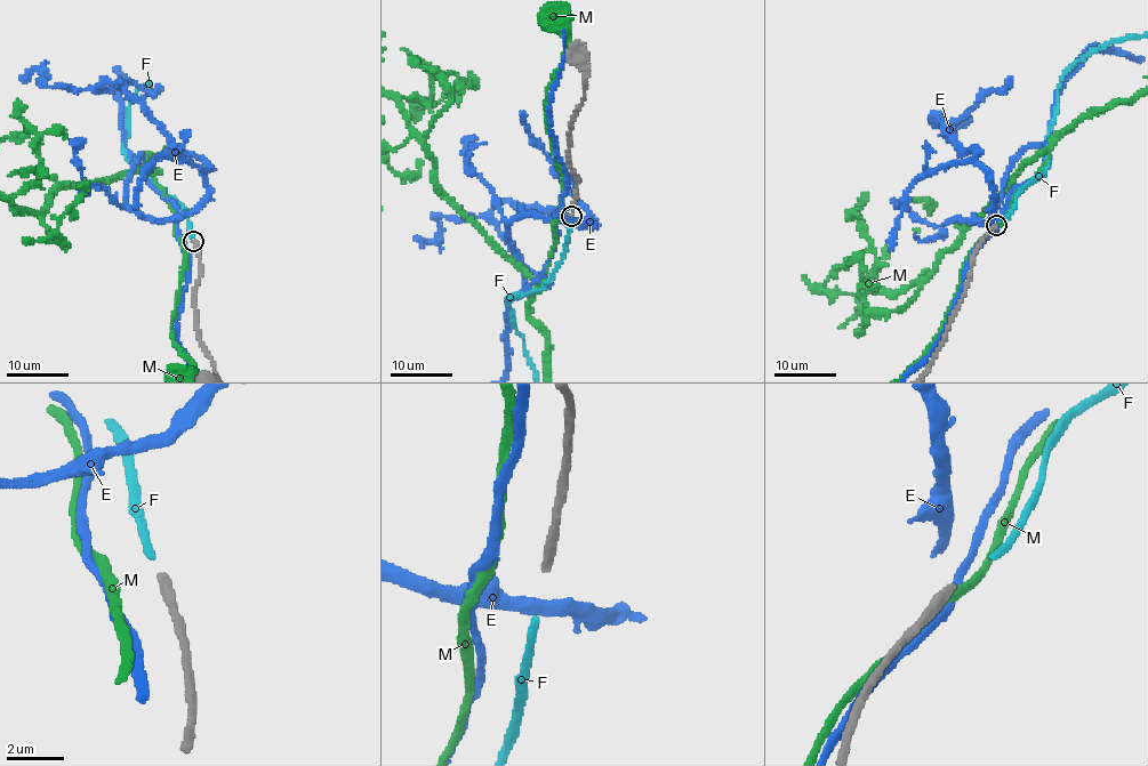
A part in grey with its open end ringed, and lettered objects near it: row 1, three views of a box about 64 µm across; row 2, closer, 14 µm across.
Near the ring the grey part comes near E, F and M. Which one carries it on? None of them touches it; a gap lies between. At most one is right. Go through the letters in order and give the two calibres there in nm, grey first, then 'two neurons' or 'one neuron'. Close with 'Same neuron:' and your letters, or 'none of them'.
E: 320/320 nm | two neurons
F: 320/260 nm | one neuron
M: 320/300 nm | two neurons
Same neuron: F

